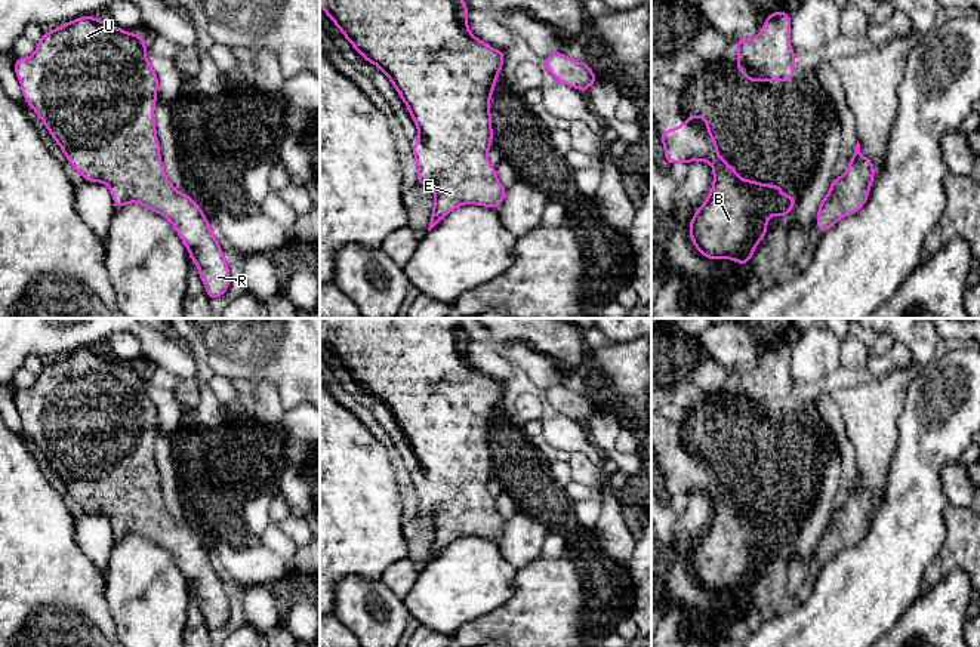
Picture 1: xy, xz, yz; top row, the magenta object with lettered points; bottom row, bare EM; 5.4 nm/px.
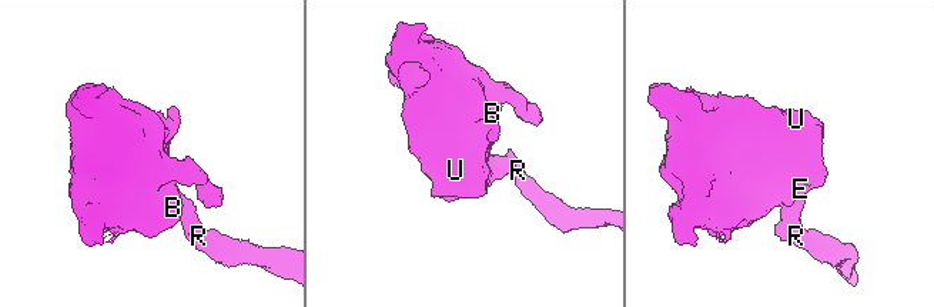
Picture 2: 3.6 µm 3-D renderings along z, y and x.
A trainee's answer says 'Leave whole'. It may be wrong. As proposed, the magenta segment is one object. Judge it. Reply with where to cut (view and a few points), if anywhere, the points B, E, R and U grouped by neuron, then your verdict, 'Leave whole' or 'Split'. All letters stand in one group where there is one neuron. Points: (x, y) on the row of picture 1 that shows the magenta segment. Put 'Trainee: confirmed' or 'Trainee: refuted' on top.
Trainee: confirmed
No split. Groups: B E R U. Leave whole

